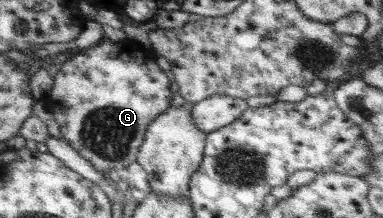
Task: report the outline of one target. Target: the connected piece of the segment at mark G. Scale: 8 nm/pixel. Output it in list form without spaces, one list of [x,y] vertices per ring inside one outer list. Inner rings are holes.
[[[103,38],[89,48],[78,50],[61,65],[44,101],[53,113],[63,138],[87,158],[97,171],[105,175],[114,169],[123,175],[131,163],[137,162],[147,128],[157,116],[169,109],[174,93],[173,78],[157,65],[150,49],[131,42],[120,43]]]

